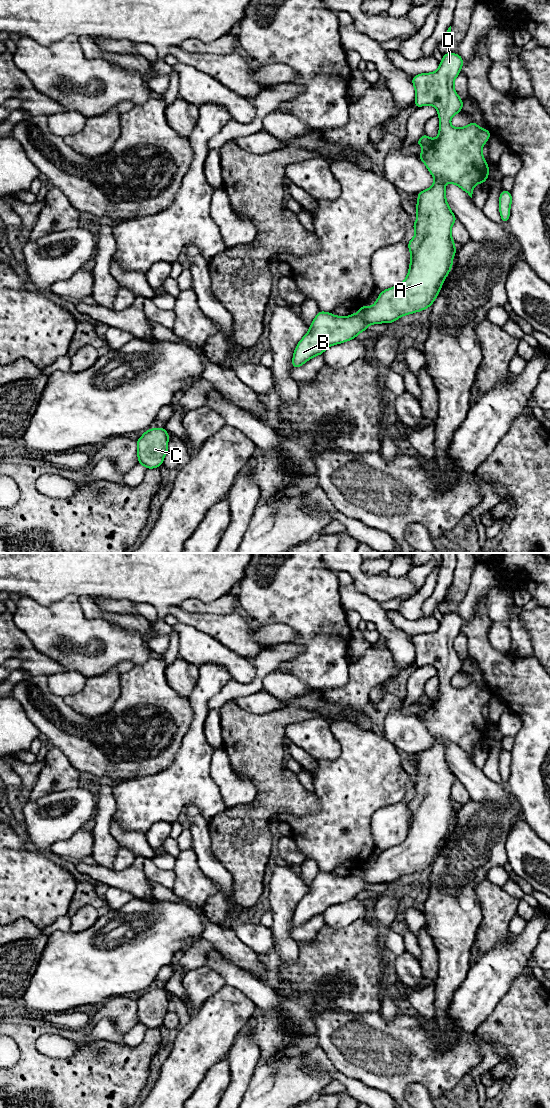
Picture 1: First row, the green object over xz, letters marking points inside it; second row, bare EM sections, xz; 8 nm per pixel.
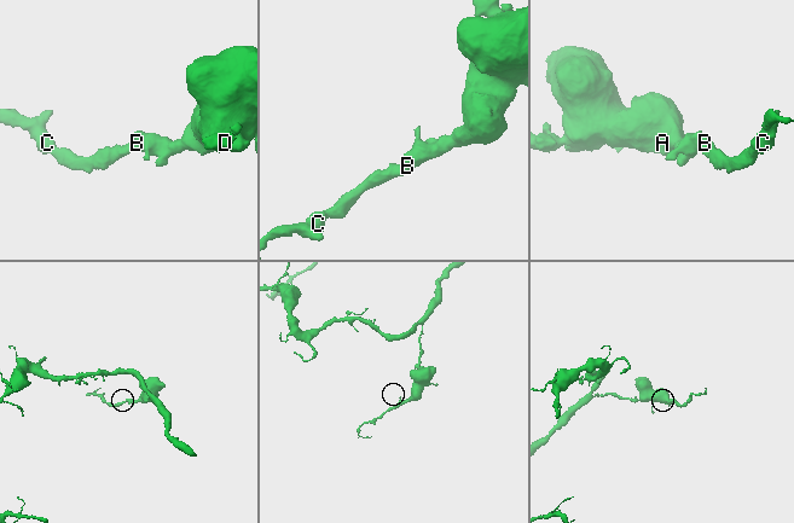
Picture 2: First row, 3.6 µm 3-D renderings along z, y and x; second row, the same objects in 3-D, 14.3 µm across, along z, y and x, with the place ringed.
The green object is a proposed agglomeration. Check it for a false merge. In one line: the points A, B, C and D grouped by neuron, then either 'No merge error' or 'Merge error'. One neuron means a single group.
Groups: A B C D. No merge error

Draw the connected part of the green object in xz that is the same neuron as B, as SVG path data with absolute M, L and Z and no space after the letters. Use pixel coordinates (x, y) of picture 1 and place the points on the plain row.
M445 613L435 632L421 633L412 638L416 651L414 666L433 665L438 671L440 685L436 699L423 694L416 702L417 705L423 707L423 712L417 715L435 741L430 748L417 753L417 780L413 783L415 796L408 802L411 819L406 839L395 847L383 850L373 866L360 867L359 874L355 872L350 876L342 877L319 871L309 886L308 893L296 906L292 919L294 929L302 926L311 918L323 914L329 906L356 898L371 884L395 882L403 875L429 868L439 854L452 828L453 816L457 811L454 806L455 801L451 797L451 788L457 778L447 764L445 744L453 743L459 746L472 758L474 746L478 743L484 744L489 737L489 727L482 715L483 705L491 695L489 690L480 688L474 681L461 688L455 688L450 684L450 679L463 667L463 660L454 650L454 640L460 634L462 626L463 619L460 615Z

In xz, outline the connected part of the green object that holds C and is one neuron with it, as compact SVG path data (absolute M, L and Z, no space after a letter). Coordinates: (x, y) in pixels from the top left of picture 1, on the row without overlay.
M151 988L144 992L136 1001L138 1024L147 1029L161 1026L168 1011L168 999L169 994L165 988Z

